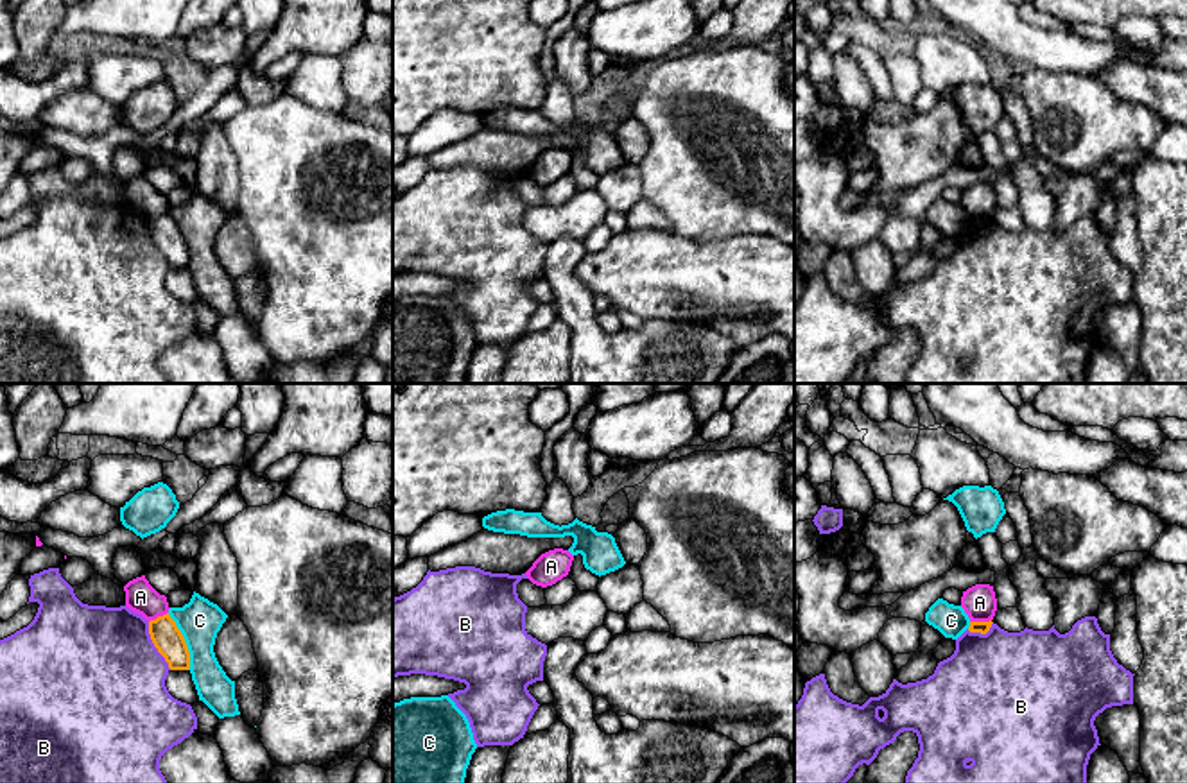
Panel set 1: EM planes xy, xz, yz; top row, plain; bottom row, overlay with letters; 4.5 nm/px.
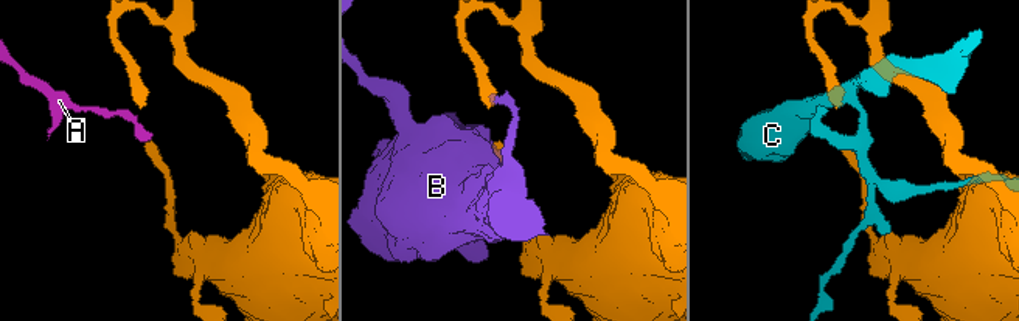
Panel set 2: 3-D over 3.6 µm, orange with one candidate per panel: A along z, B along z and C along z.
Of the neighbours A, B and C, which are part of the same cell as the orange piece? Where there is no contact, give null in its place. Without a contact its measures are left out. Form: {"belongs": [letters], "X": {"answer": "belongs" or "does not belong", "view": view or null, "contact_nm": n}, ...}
{"belongs": [], "A": {"answer": "does not belong", "view": "yz", "contact_nm": 100}, "B": {"answer": "does not belong", "view": "xy", "contact_nm": 240}, "C": {"answer": "does not belong", "view": "xy", "contact_nm": 280}}

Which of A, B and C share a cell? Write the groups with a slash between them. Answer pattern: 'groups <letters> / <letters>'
groups A / B / C

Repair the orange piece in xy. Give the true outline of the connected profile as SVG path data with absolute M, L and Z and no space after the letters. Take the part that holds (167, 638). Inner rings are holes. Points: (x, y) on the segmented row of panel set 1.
M169 613L149 622L149 634L158 652L169 663L170 670L190 668L186 641Z

